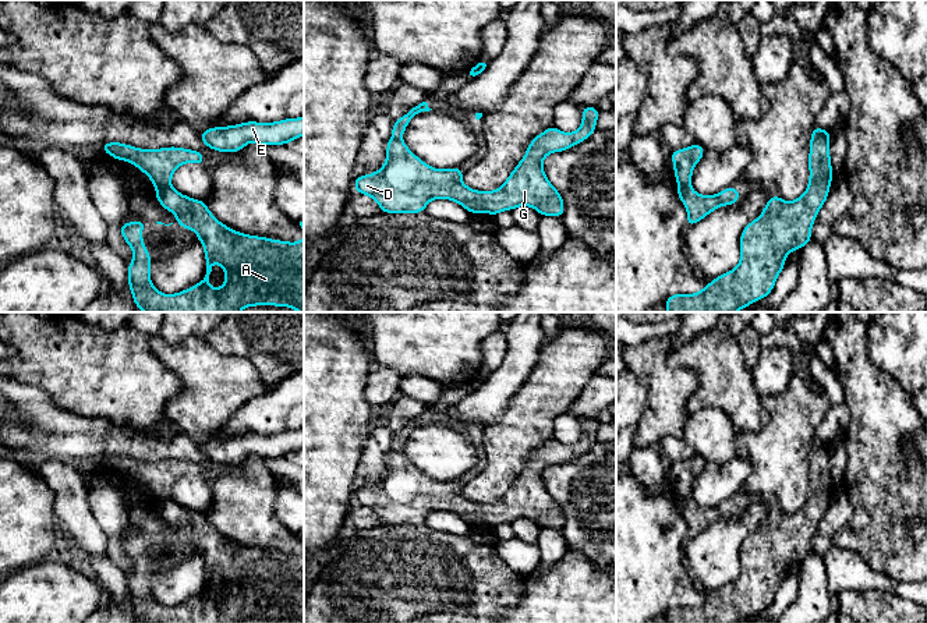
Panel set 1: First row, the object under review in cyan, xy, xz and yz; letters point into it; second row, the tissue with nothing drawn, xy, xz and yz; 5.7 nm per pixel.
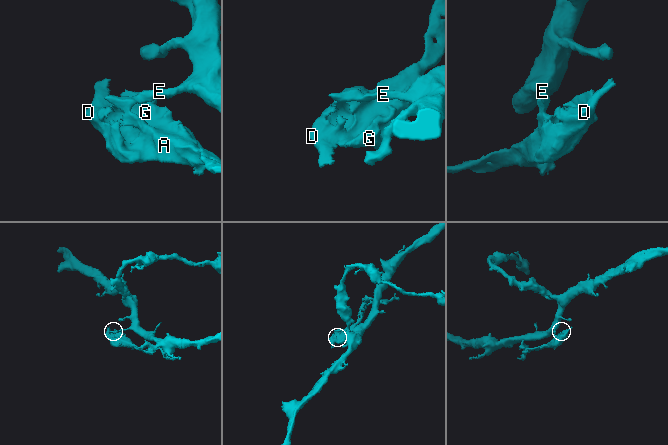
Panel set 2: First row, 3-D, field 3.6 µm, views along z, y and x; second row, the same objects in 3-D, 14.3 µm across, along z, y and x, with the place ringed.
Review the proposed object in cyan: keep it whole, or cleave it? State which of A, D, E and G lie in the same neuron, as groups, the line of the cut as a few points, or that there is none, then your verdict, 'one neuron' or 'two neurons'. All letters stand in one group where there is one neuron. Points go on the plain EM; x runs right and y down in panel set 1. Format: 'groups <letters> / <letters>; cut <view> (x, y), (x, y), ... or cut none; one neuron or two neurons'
groups A D G / E; cut xy (169, 496), (158, 501); two neurons

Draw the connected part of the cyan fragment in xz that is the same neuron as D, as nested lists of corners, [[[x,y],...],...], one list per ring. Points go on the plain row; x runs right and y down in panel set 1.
[[[422,414],[393,433],[385,477],[375,485],[355,489],[354,503],[371,509],[382,525],[421,525],[432,512],[450,512],[471,527],[495,528],[503,523],[530,518],[541,528],[562,530],[563,510],[548,492],[542,472],[553,464],[579,457],[597,442],[601,424],[594,418],[581,421],[583,433],[577,443],[546,440],[531,452],[524,470],[498,502],[477,503],[463,496],[463,481],[431,479],[403,454],[401,449],[410,432],[418,425],[432,422]]]

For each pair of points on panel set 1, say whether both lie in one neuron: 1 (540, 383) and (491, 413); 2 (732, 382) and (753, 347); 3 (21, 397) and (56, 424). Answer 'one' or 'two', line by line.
1: two
2: two
3: one

